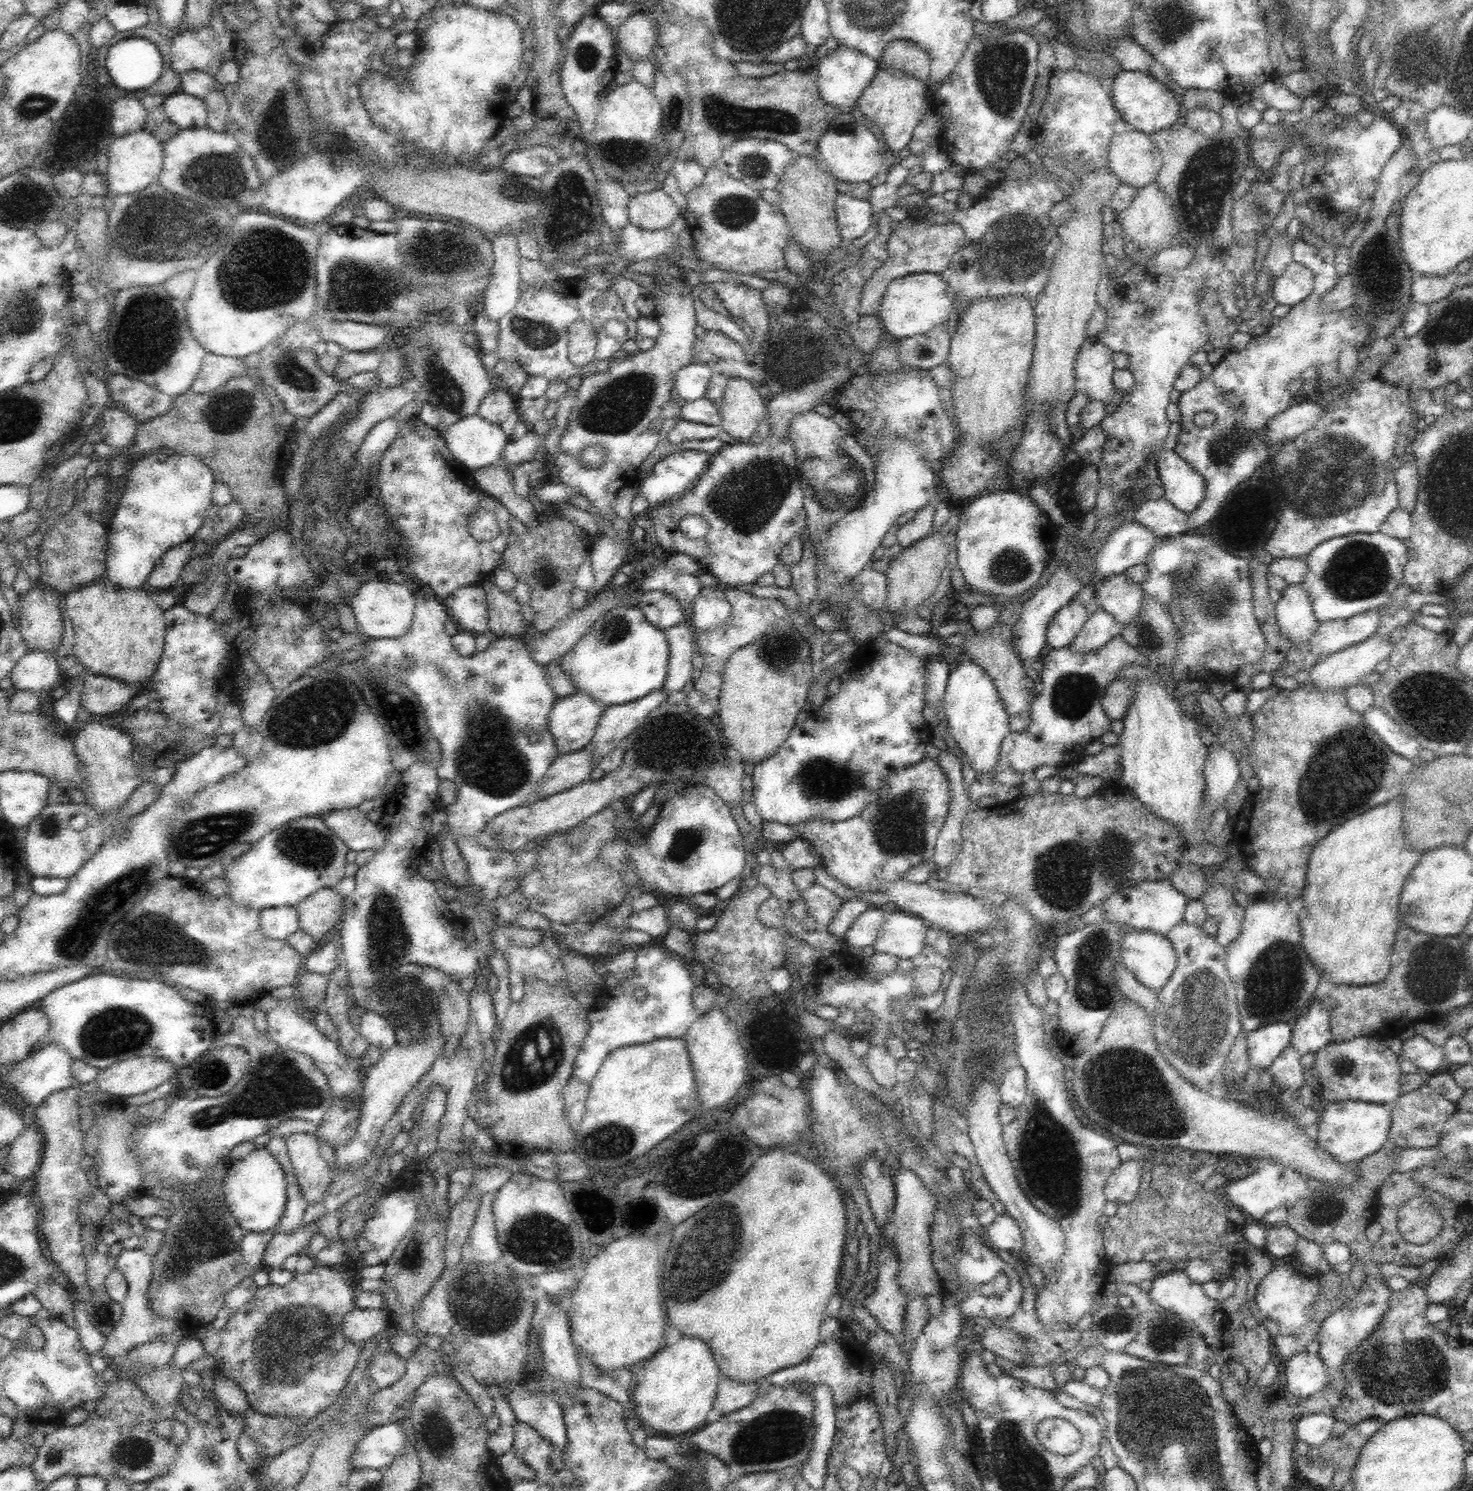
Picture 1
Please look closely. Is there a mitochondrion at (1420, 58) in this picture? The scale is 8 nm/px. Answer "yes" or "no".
yes

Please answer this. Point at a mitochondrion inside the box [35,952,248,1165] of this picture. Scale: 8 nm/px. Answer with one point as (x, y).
(114, 1032)

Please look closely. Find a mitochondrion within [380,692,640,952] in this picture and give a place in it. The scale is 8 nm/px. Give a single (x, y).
(490, 762)

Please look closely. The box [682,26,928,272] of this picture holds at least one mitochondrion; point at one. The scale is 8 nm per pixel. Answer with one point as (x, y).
(726, 118)

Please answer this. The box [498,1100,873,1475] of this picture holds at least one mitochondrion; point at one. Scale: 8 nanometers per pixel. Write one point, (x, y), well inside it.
(699, 1263)

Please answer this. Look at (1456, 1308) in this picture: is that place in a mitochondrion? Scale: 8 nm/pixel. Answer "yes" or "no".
no

